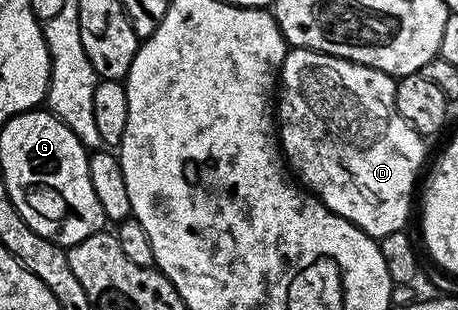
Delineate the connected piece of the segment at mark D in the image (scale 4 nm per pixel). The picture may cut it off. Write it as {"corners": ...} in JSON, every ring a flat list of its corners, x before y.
{"corners":[[292,48,281,70,281,93,283,89,287,109,280,108,277,117,281,122,279,140,286,164,325,207,376,239,408,228,411,192,423,165,425,138,401,119,395,102,395,83,396,78,388,73,312,49]]}

